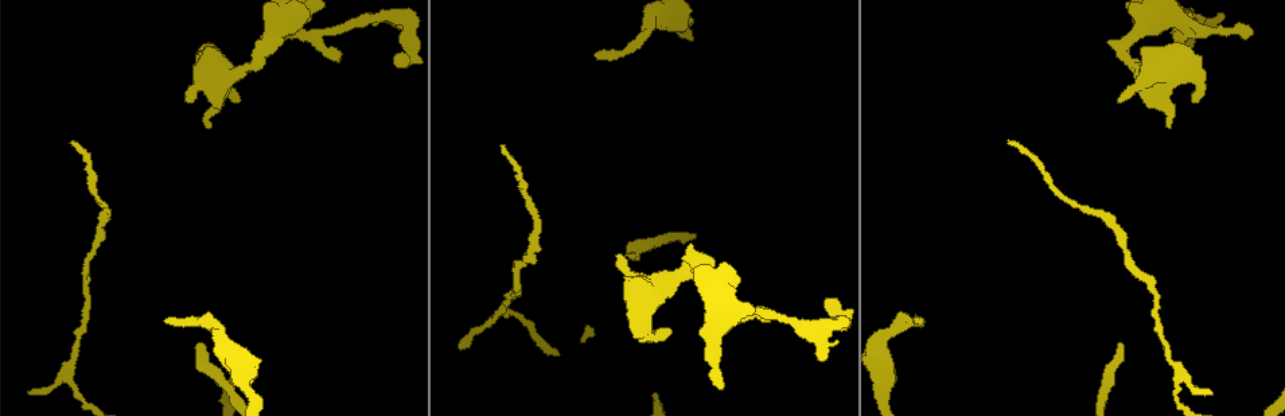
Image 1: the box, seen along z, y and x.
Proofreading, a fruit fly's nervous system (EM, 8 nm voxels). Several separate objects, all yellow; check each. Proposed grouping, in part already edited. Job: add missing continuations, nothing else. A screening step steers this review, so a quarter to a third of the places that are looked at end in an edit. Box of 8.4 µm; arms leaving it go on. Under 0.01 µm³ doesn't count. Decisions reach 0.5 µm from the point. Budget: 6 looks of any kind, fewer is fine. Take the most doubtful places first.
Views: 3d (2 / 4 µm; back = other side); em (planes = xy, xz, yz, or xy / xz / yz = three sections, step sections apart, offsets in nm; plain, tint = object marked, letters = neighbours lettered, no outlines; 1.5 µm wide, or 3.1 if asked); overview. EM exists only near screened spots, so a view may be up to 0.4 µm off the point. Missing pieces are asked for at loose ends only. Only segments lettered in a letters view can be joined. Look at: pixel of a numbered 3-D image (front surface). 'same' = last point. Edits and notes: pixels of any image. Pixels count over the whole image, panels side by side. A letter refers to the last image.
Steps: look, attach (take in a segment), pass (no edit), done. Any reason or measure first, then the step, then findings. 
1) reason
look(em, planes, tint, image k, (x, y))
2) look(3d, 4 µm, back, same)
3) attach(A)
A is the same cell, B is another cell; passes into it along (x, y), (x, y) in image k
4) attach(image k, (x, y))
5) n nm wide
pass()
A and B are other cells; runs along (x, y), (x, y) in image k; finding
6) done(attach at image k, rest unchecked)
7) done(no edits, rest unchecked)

an open end
look(em, yz, step 8, letters, image 1, (200, 343))

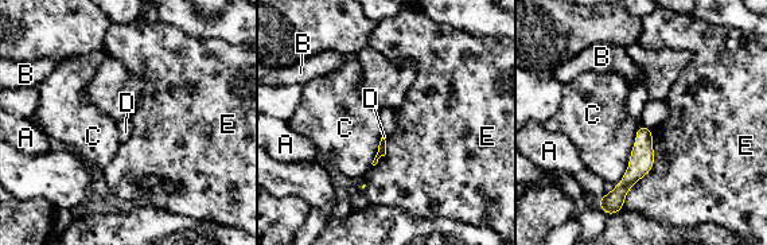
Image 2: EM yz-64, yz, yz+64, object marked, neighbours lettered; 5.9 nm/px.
look(em, planes, letters, same)

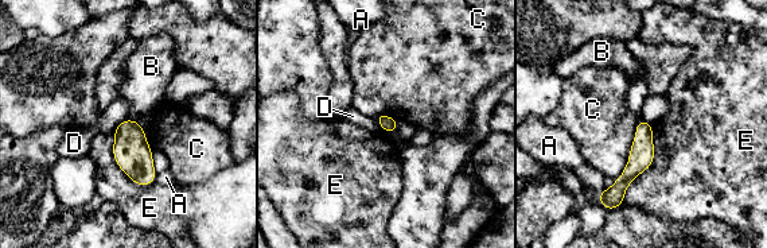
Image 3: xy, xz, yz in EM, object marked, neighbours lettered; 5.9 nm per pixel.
pass()
A, B, C, D and E are other cells; no lettered segment goes on from it

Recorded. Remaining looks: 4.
an open end
look(3d, 2 µm, image 1, (769, 320))

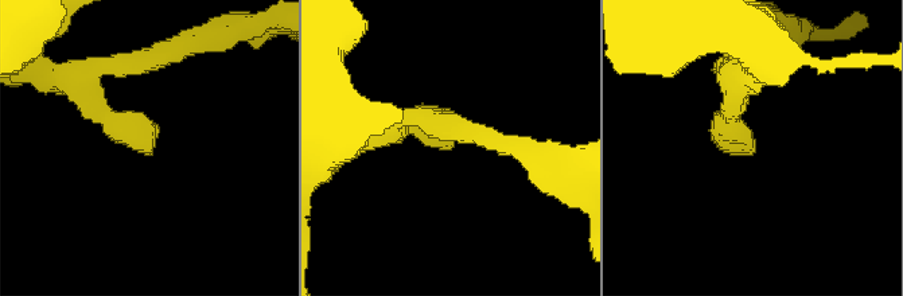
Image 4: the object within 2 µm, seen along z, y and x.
need the tissue
look(em, xy, step 8, letters, image 4, (454, 141))

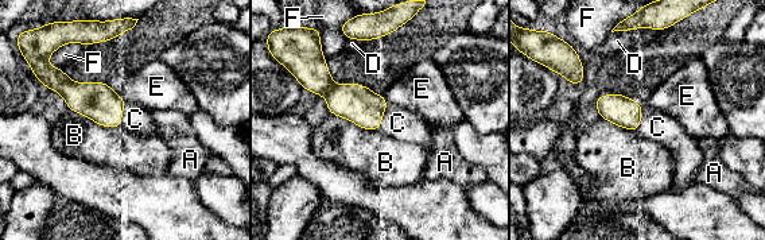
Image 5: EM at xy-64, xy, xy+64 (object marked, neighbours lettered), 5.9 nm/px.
attach(C)
C is the same cell, A, B, D, E and F are other cells; it goes on there

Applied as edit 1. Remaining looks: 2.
done(attach at image 5, rest unchecked)

